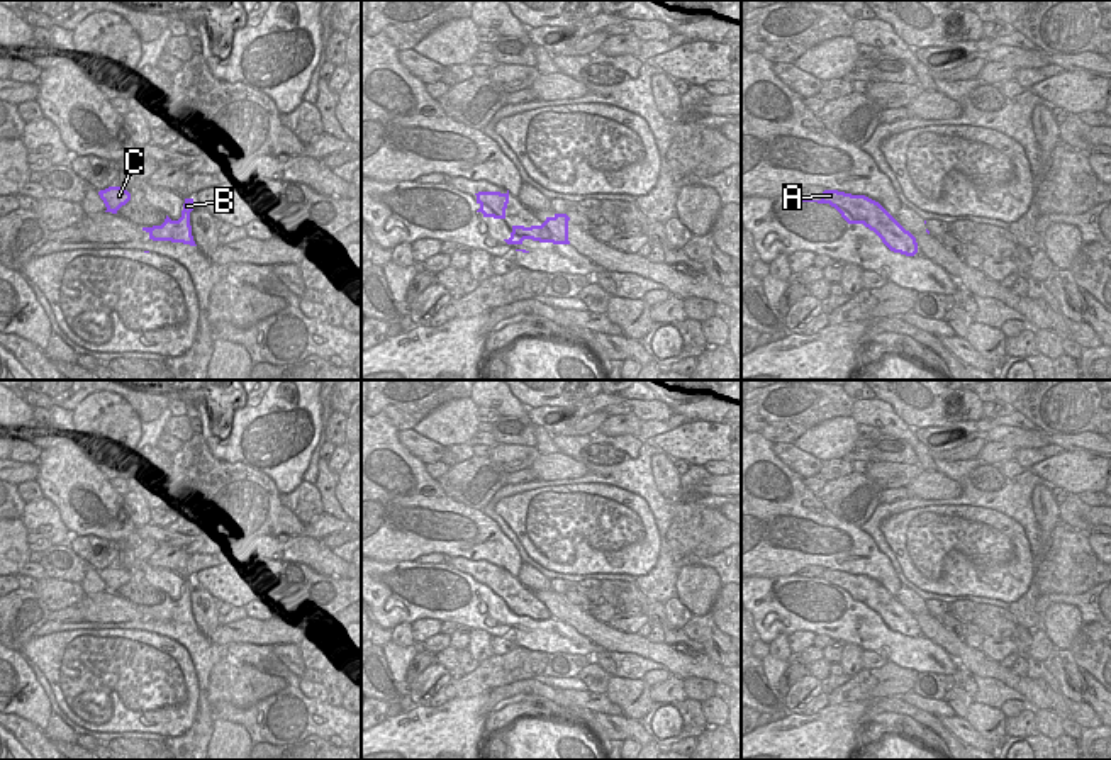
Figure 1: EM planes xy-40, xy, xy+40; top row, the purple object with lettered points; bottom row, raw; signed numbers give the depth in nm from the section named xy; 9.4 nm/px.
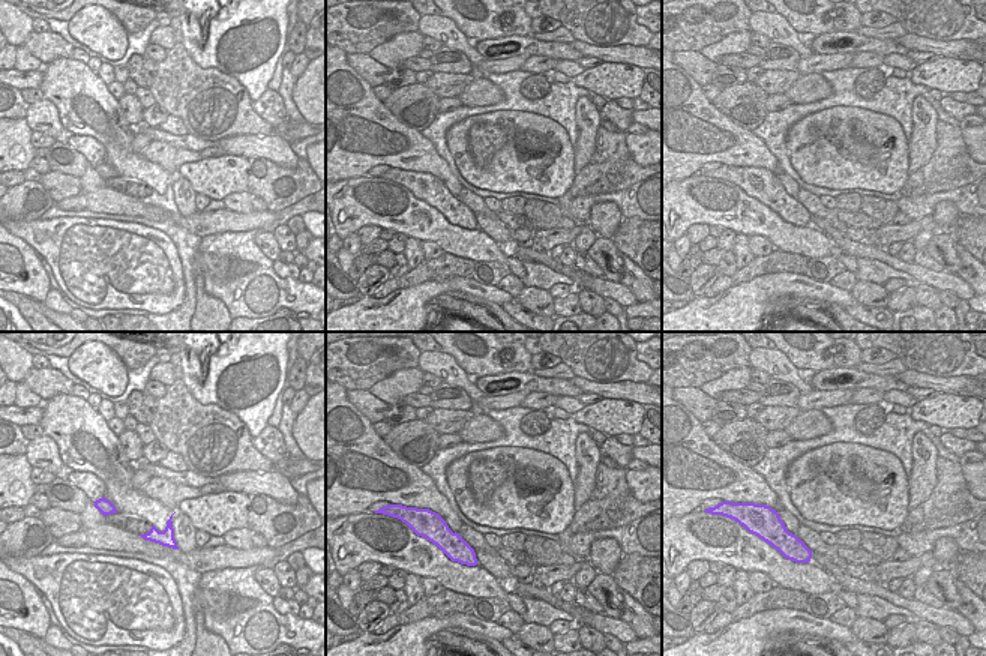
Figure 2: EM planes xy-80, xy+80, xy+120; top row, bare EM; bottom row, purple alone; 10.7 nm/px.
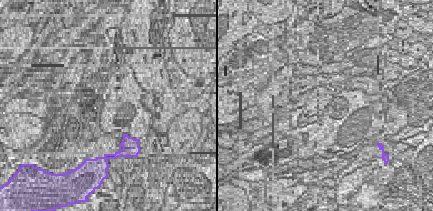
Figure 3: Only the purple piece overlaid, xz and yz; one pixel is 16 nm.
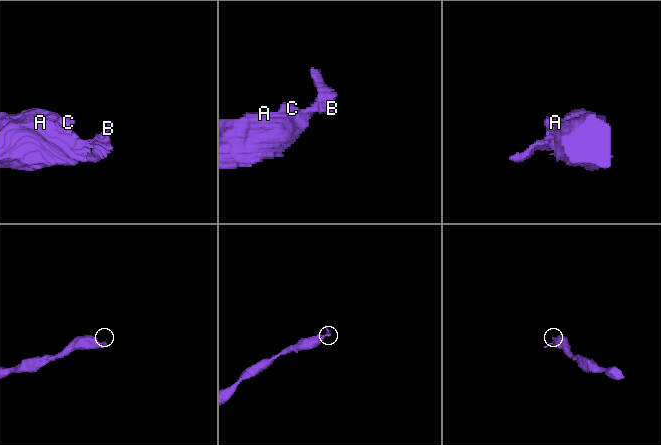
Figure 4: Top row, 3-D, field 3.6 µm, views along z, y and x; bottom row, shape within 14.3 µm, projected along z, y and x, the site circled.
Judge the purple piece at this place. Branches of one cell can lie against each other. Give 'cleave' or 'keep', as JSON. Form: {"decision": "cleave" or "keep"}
{"decision": "keep"}

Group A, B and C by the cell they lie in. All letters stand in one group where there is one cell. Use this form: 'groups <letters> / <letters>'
groups A B C

